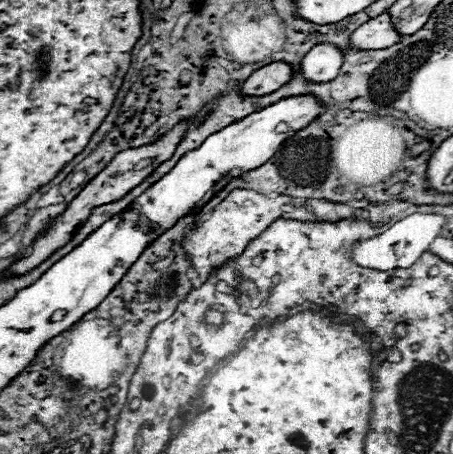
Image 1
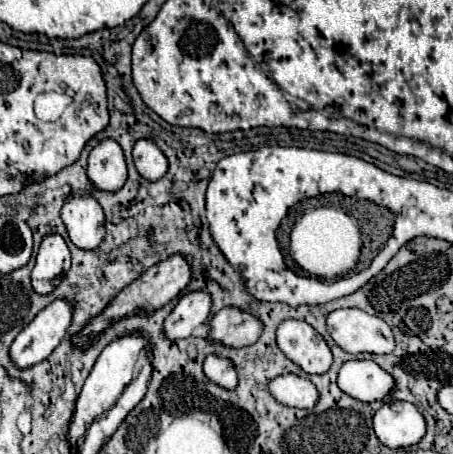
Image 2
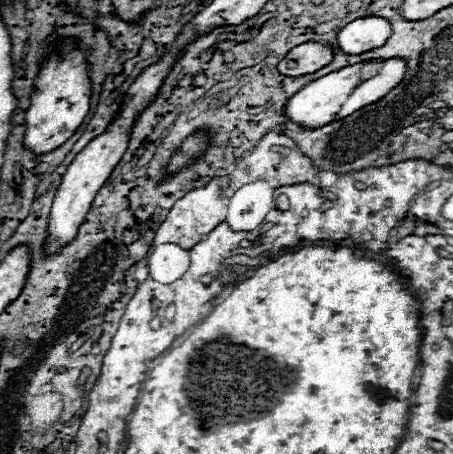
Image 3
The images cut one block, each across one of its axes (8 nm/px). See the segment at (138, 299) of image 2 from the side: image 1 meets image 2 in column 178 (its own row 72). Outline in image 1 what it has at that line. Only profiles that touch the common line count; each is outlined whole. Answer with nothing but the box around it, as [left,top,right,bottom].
[240,62,292,96]

